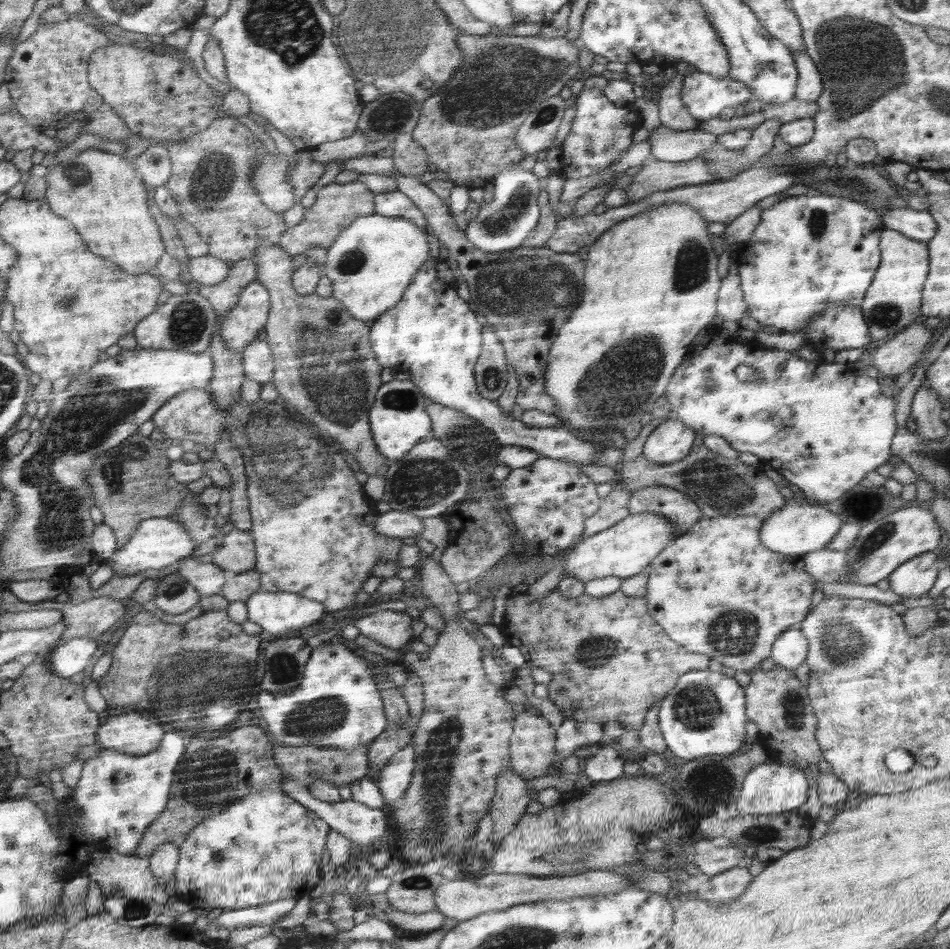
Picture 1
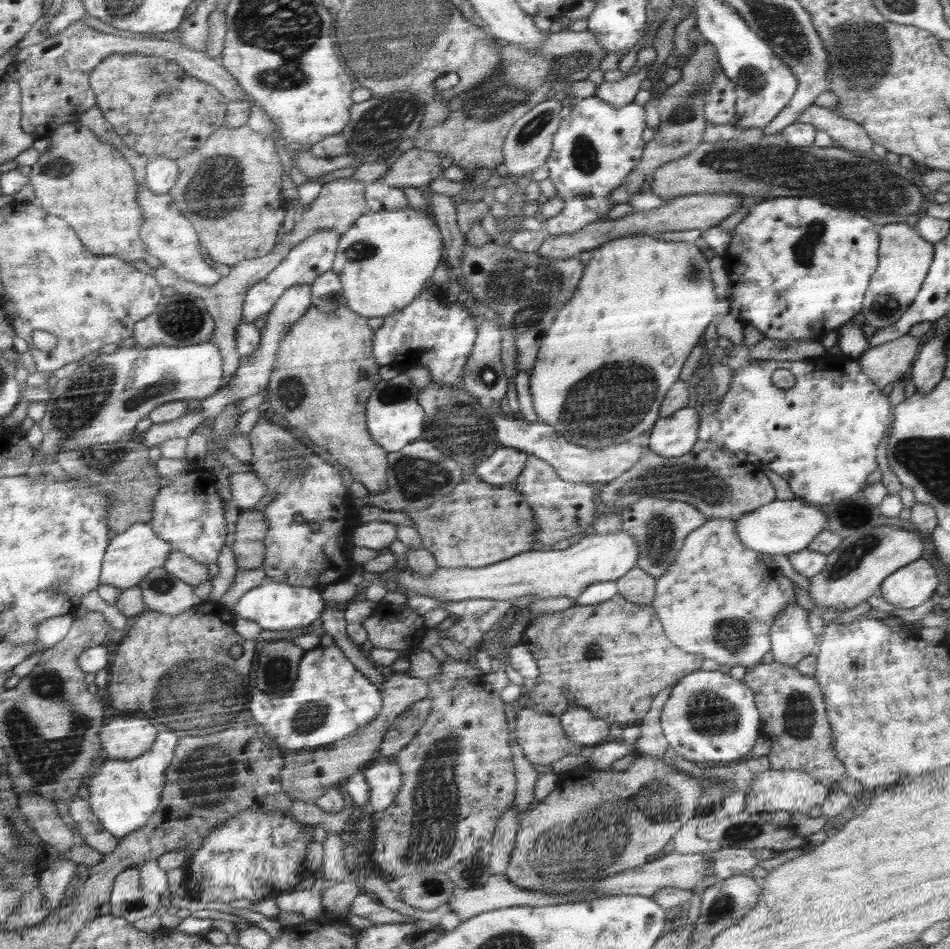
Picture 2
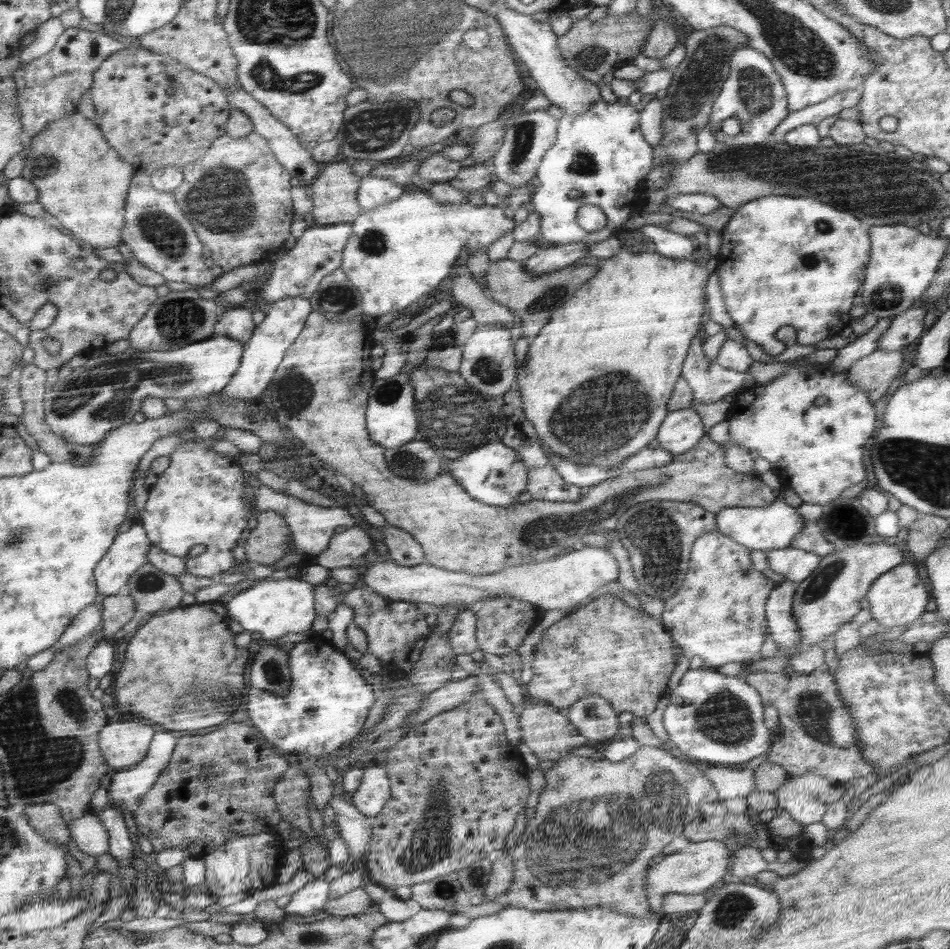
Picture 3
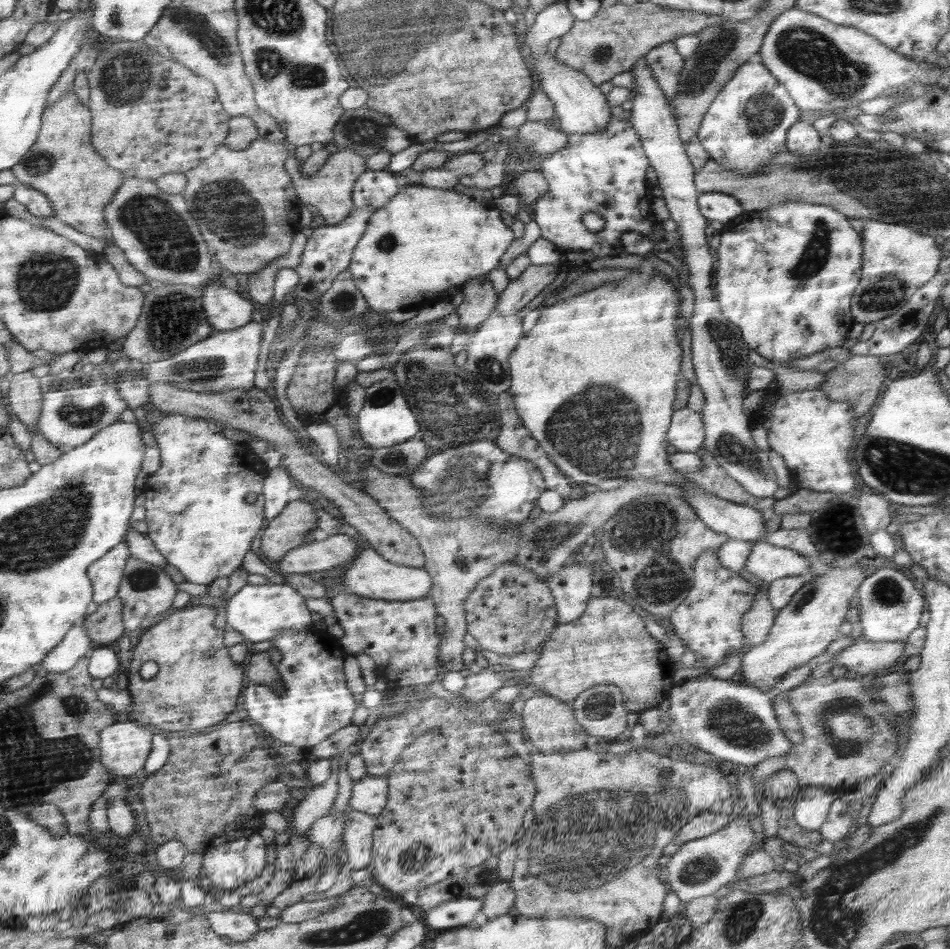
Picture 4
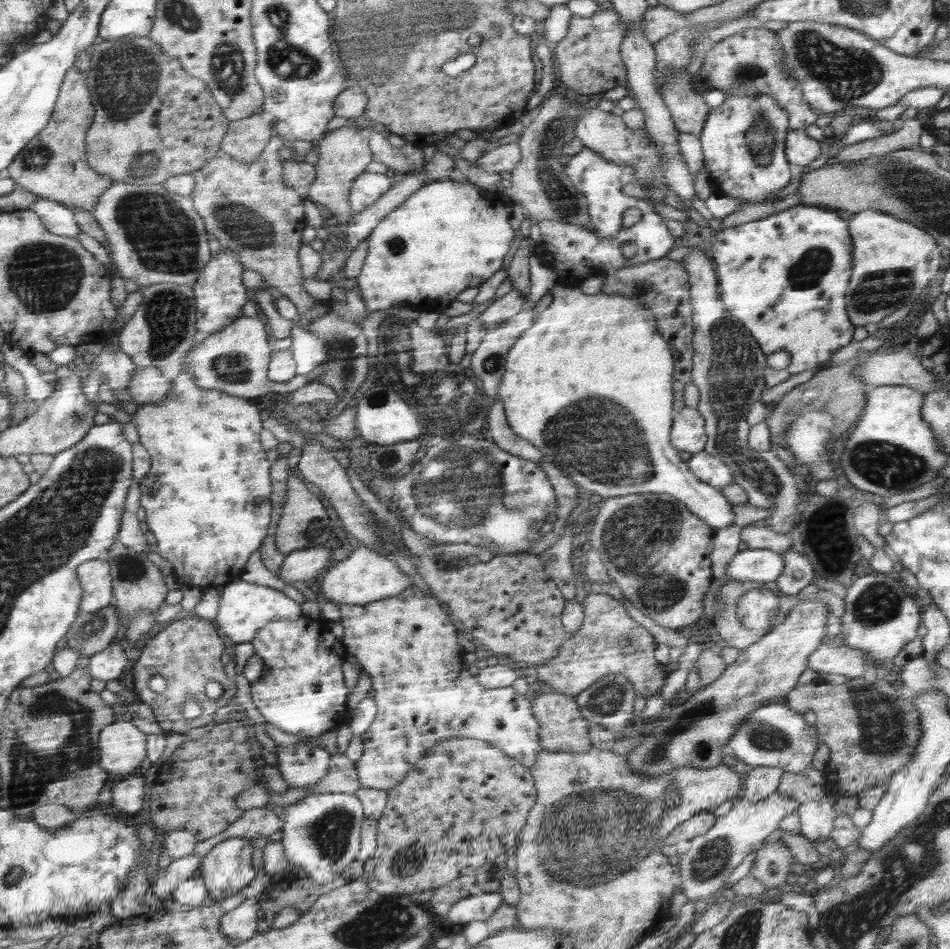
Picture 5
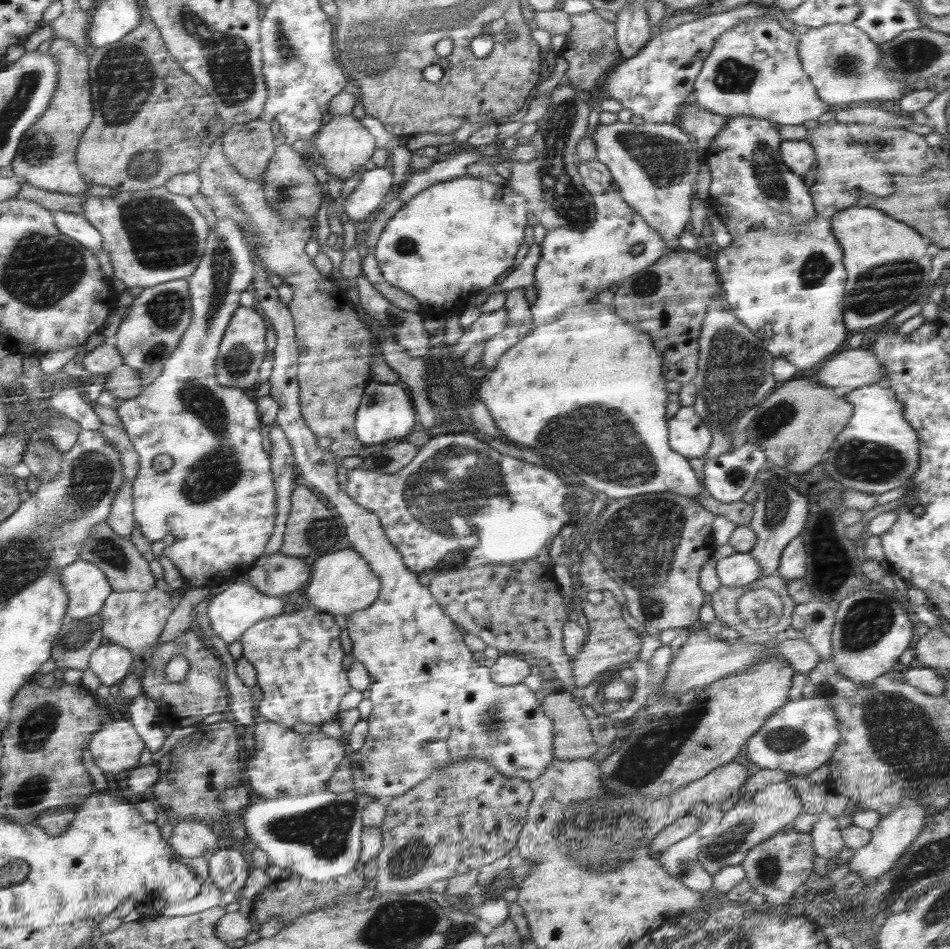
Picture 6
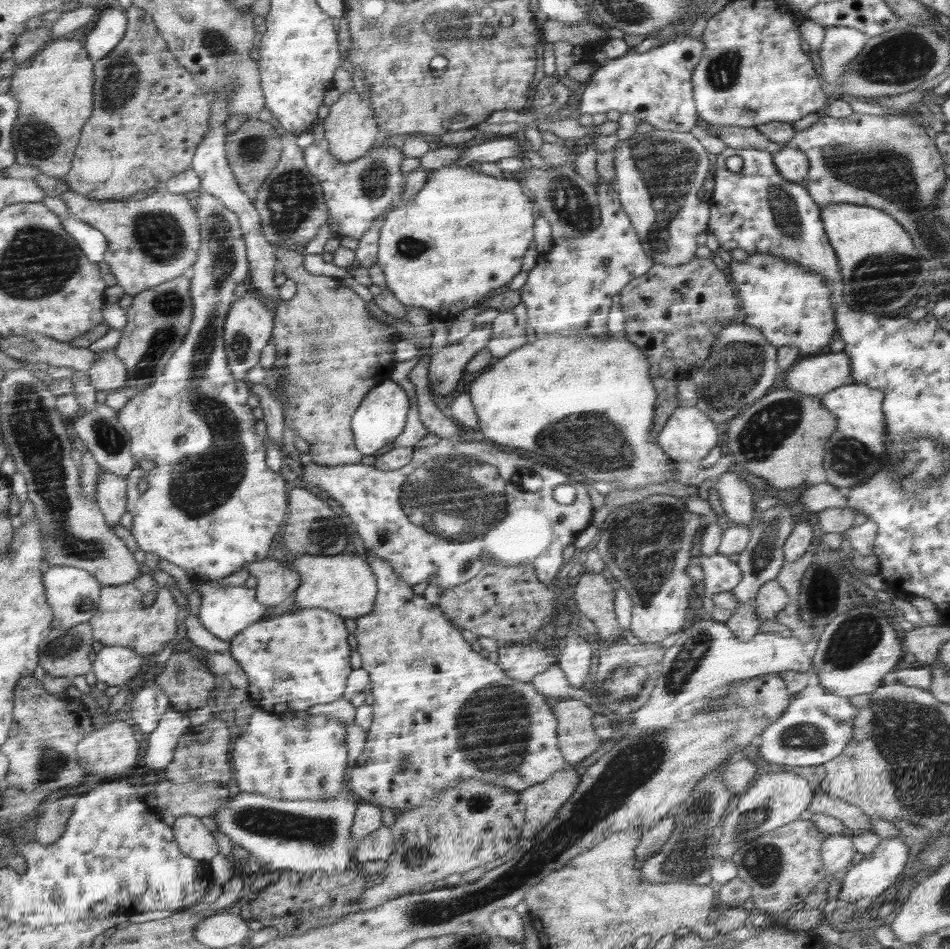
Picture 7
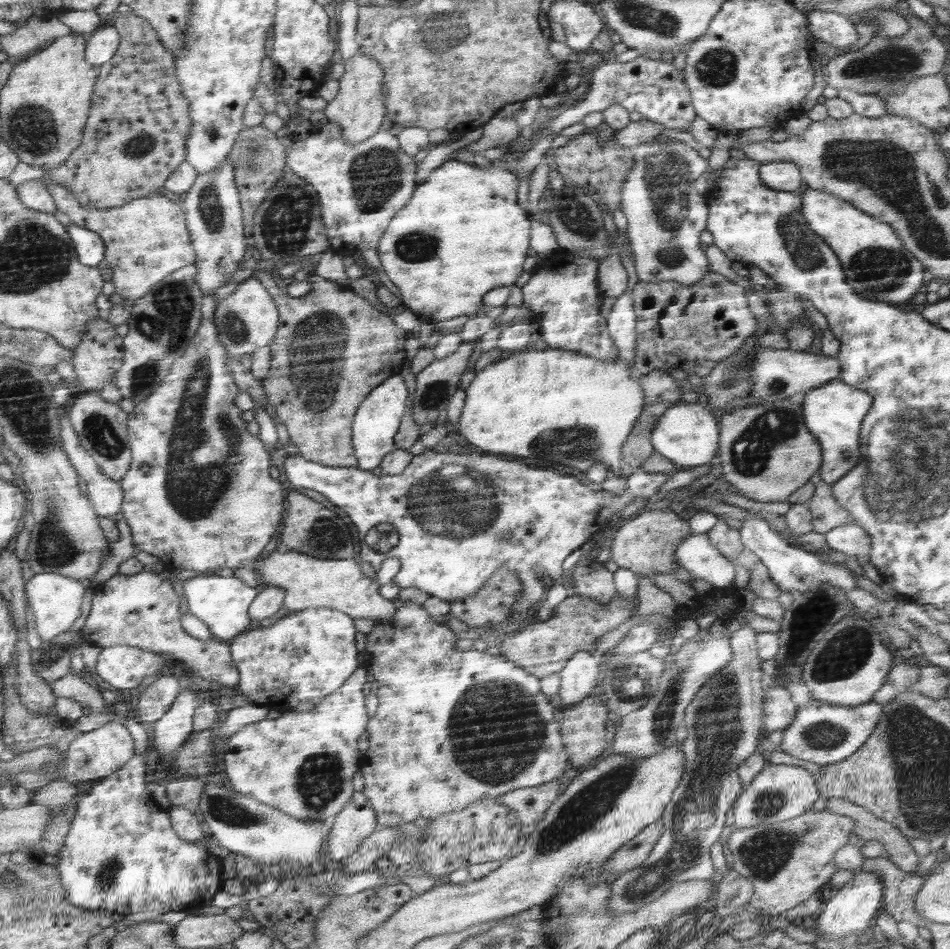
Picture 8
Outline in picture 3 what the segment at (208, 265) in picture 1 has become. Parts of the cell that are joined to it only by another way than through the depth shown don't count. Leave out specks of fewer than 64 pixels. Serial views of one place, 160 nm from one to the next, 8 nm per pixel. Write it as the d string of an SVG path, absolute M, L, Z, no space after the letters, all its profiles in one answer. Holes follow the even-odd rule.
M144 168L136 174L134 180L125 206L126 230L122 230L123 244L132 250L132 254L138 262L161 274L166 281L197 285L210 284L214 280L214 272L210 272L210 268L204 262L203 242L200 242L194 224L183 213L182 207L176 202L175 197L168 192L156 191L151 183L151 175Z

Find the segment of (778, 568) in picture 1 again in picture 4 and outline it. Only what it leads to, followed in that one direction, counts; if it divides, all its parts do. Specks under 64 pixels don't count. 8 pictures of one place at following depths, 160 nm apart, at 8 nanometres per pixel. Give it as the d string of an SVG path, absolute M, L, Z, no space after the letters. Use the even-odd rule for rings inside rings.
M709 550L695 562L695 584L686 600L668 618L674 630L674 637L684 641L686 646L705 663L716 664L716 660L744 646L742 622L744 614L752 610L759 586L740 577L738 571L724 568L717 559L717 550Z

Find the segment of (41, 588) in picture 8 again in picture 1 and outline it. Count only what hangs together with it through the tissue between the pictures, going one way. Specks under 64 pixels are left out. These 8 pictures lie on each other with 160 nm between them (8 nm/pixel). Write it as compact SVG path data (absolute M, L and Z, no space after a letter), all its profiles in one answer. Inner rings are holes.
M167 517L148 518L144 520L138 530L132 534L125 545L118 547L106 560L111 565L113 572L127 572L127 576L139 575L141 572L160 570L166 568L178 560L190 557L196 550L195 539L191 538L191 532L180 523L178 519Z

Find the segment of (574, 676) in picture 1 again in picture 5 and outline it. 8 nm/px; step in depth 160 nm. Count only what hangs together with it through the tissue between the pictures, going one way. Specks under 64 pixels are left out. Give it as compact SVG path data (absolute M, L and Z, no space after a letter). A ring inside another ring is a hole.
M592 593L585 597L583 610L583 625L563 642L554 658L536 667L538 680L545 688L576 696L598 678L616 673L624 674L632 682L635 694L646 698L665 685L670 670L655 656L654 635L631 617L620 600L606 593Z

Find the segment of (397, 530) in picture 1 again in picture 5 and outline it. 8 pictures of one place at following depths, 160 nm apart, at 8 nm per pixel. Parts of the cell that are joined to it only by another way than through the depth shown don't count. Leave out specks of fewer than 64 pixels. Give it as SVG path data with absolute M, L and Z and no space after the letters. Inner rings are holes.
M321 544L314 548L304 548L285 555L277 570L280 580L287 582L307 582L321 575L330 562L330 549Z

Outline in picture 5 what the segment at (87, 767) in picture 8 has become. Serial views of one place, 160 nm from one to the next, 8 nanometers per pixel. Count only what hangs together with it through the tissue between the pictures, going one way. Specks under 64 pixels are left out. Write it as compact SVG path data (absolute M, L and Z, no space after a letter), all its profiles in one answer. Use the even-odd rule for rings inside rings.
M124 716L120 722L113 722L100 733L100 768L108 773L130 774L146 758L146 749L147 736L144 736L144 732L140 731L132 724L131 720Z

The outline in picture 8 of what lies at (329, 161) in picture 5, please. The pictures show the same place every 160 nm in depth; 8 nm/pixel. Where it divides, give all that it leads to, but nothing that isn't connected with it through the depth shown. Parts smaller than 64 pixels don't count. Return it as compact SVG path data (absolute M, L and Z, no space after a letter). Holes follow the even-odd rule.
M360 49L345 63L345 72L339 79L337 95L327 101L324 114L330 123L336 123L343 131L343 137L350 144L359 144L378 133L378 128L386 116L382 80L385 80L384 69L378 60L372 59Z

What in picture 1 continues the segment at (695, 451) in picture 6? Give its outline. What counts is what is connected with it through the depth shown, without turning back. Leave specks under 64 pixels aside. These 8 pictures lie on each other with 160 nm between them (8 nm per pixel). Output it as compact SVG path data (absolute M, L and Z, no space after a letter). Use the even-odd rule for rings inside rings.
M680 420L662 422L648 436L643 454L647 460L658 465L683 461L691 453L698 435Z

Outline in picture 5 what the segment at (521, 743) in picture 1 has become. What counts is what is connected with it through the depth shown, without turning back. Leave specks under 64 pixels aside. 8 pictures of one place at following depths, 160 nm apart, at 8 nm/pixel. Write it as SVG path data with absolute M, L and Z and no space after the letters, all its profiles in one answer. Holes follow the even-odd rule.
M545 688L542 695L532 701L532 710L542 727L543 751L584 753L590 750L588 720L583 717L574 696Z

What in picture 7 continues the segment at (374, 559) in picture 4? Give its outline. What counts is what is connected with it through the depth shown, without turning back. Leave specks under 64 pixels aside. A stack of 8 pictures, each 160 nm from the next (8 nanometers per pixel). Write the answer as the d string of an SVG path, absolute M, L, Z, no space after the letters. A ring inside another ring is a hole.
M356 554L336 556L292 556L289 568L299 574L302 583L295 590L295 605L300 608L325 608L344 618L356 619L375 609L378 579L371 565Z

